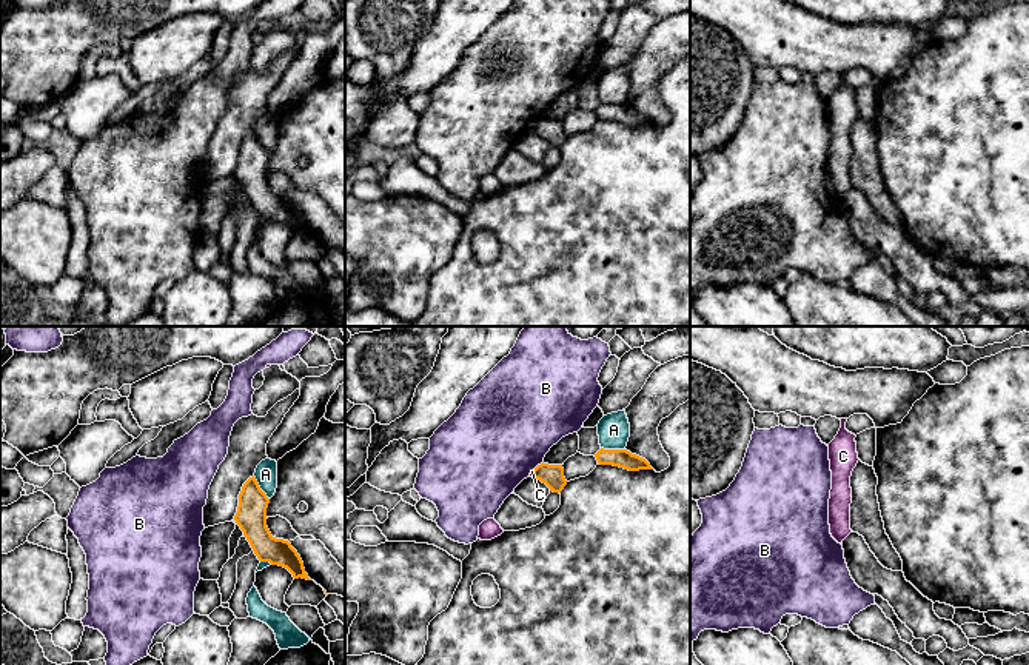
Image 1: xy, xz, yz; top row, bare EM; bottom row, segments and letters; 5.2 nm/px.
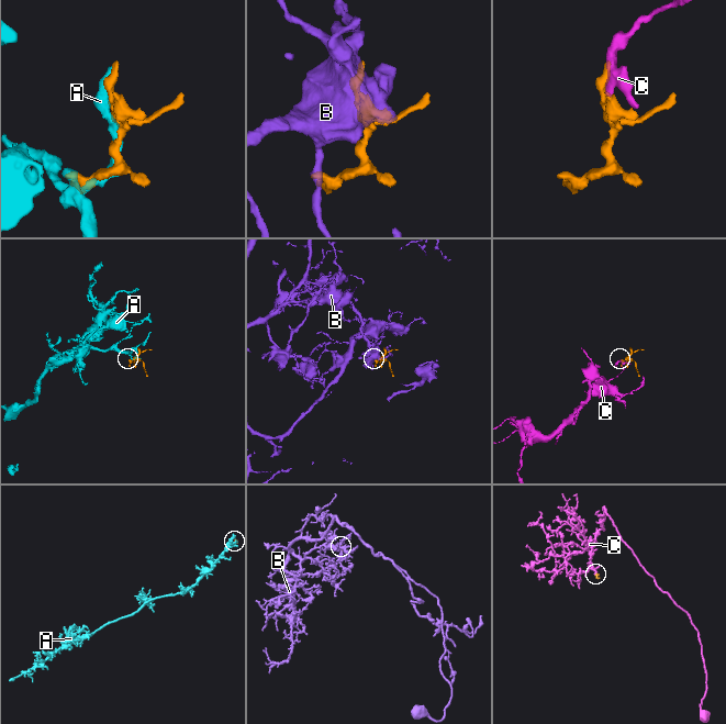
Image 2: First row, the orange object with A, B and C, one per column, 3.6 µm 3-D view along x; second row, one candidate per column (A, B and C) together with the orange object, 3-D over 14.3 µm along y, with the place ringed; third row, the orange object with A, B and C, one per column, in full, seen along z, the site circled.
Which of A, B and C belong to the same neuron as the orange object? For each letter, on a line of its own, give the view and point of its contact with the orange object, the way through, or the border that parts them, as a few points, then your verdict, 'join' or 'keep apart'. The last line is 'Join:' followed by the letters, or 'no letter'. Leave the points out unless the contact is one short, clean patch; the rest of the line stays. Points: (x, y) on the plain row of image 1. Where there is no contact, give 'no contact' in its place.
A: xz (613, 105) | keep apart
B: xz (538, 120) | along xz (542, 116), (532, 125) | keep apart
C: xz (533, 130) | across xz (552, 131), (533, 130), (532, 126) | join
Join: C

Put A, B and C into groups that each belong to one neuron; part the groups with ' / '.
A / B / C

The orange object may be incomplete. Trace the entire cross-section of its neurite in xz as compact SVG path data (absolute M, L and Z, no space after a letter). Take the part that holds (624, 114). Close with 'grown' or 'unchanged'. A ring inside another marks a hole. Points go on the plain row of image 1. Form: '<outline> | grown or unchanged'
M604 105L595 109L599 120L613 120L628 126L653 125L650 119L627 105Z | unchanged

